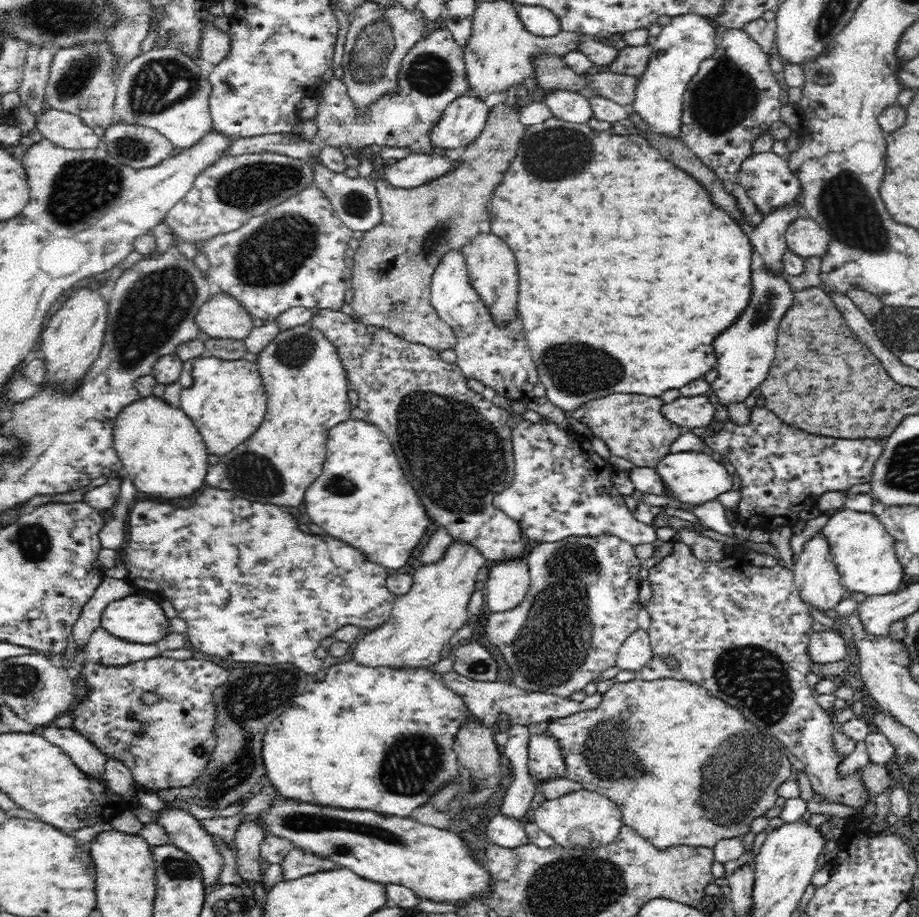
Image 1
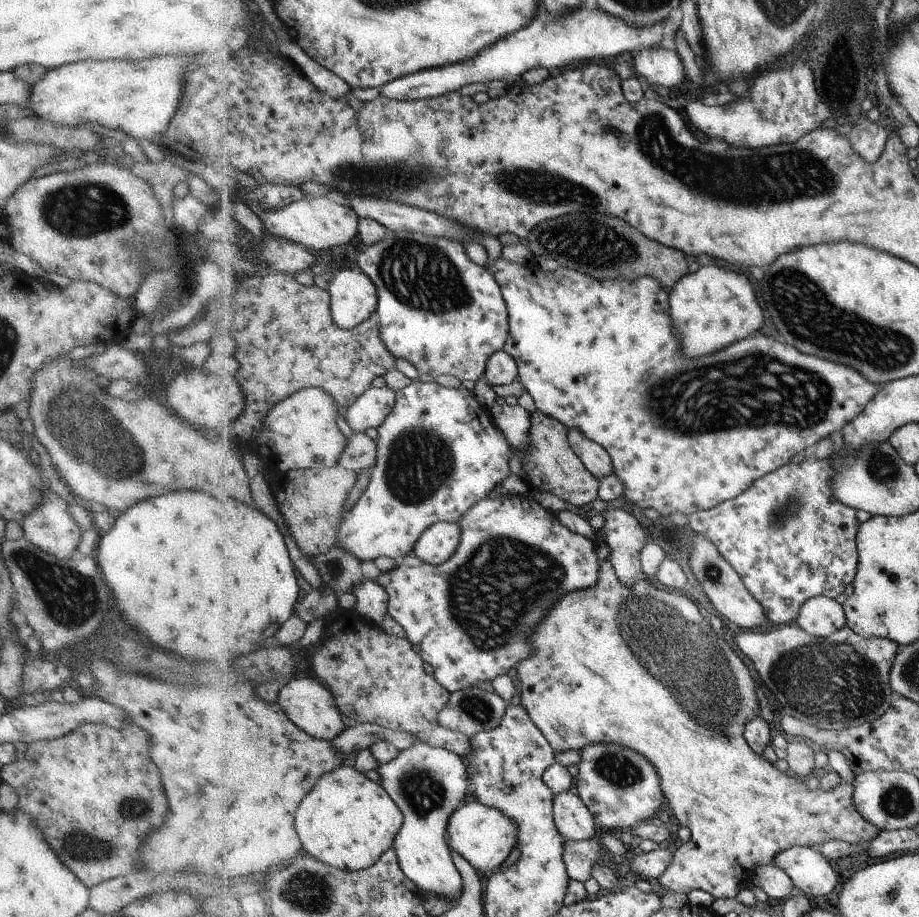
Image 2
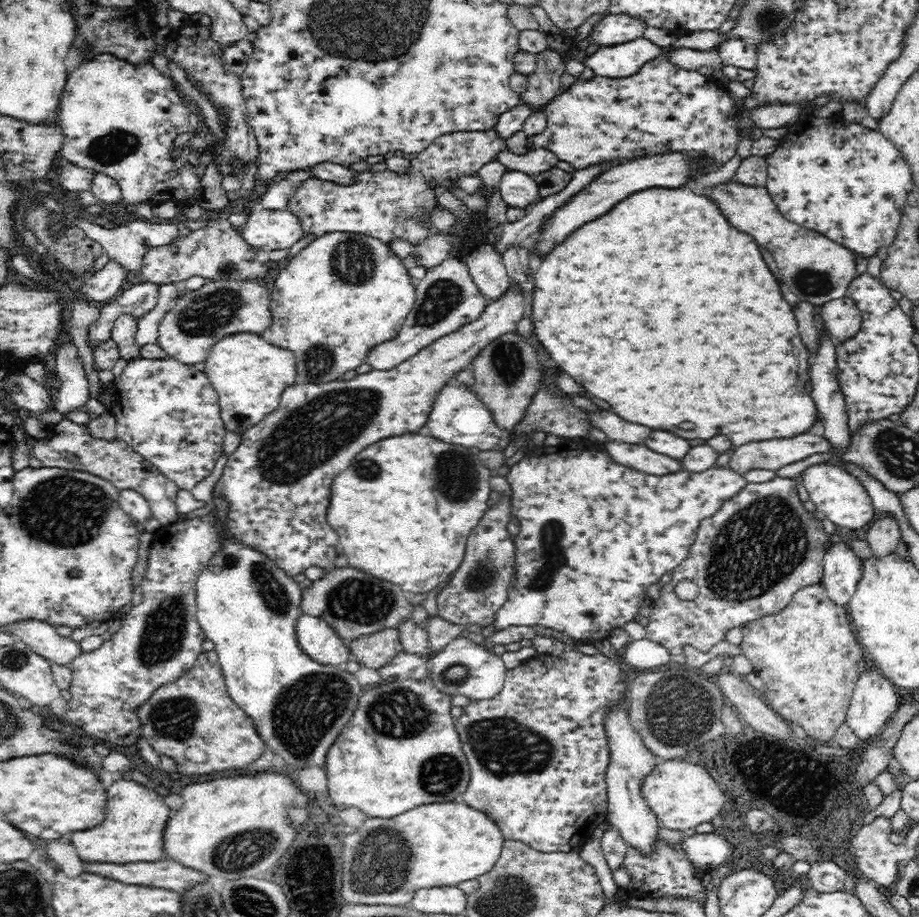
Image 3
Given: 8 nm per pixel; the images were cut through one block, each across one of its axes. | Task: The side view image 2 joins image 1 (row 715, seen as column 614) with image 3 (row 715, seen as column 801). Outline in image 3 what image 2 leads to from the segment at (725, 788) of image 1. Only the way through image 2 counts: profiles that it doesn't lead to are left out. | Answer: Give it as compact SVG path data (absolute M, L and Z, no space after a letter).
M814 584L796 592L789 606L779 614L756 620L740 632L738 641L742 655L750 660L755 673L763 680L766 703L783 720L802 727L806 736L811 736L818 745L831 740L838 728L845 724L856 680L867 670L864 652L855 639L846 606L830 600L824 585Z

